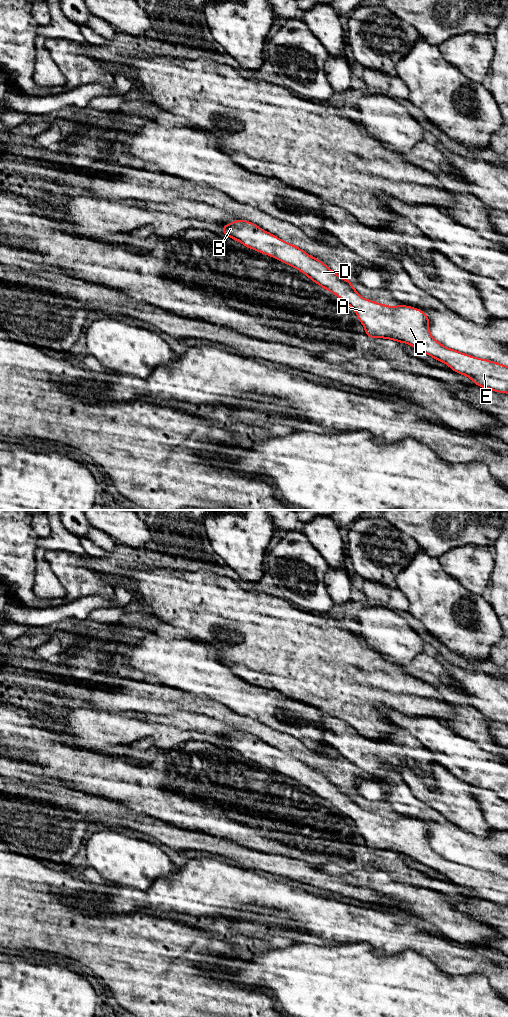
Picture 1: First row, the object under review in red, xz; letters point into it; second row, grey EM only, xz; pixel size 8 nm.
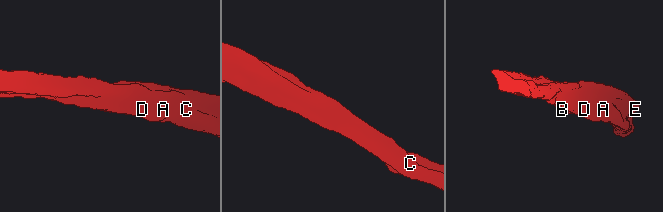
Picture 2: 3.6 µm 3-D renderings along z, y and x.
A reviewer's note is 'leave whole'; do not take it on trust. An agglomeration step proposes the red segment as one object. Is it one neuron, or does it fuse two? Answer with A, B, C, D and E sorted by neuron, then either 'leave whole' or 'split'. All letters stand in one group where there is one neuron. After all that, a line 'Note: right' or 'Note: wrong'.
A B C D E; leave whole
Note: right

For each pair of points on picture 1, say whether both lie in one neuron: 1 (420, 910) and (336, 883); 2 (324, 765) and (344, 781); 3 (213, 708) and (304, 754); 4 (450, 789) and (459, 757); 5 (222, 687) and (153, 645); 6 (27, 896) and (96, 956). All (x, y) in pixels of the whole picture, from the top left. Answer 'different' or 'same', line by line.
1: different
2: same
3: same
4: different
5: same
6: same

